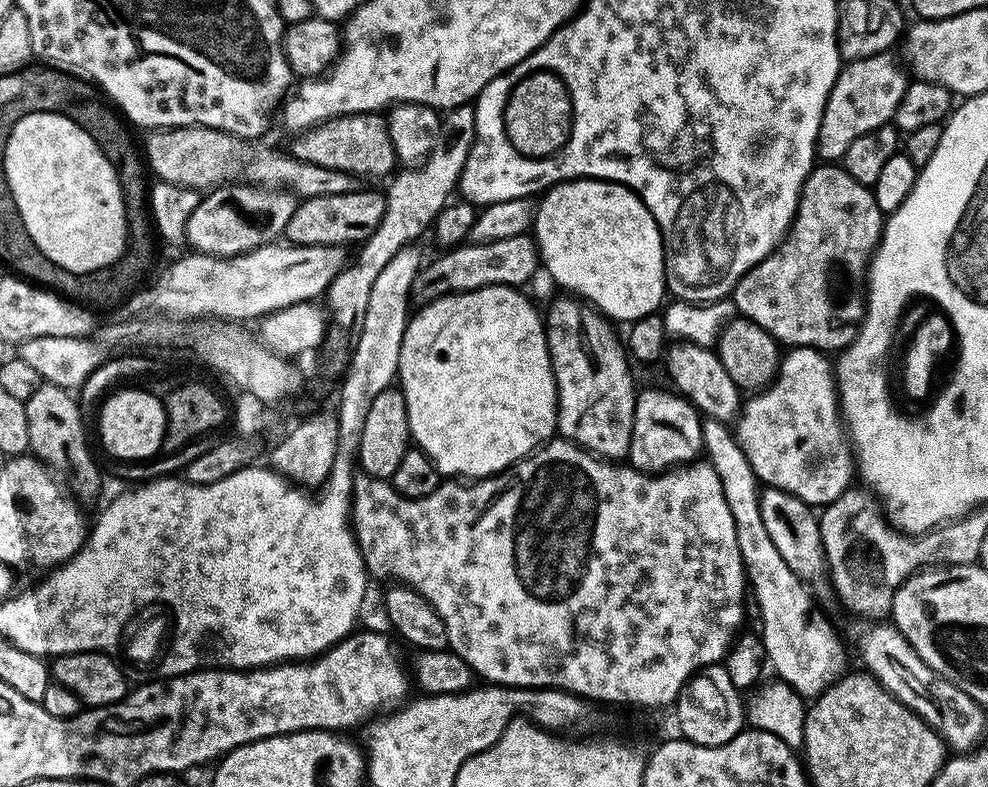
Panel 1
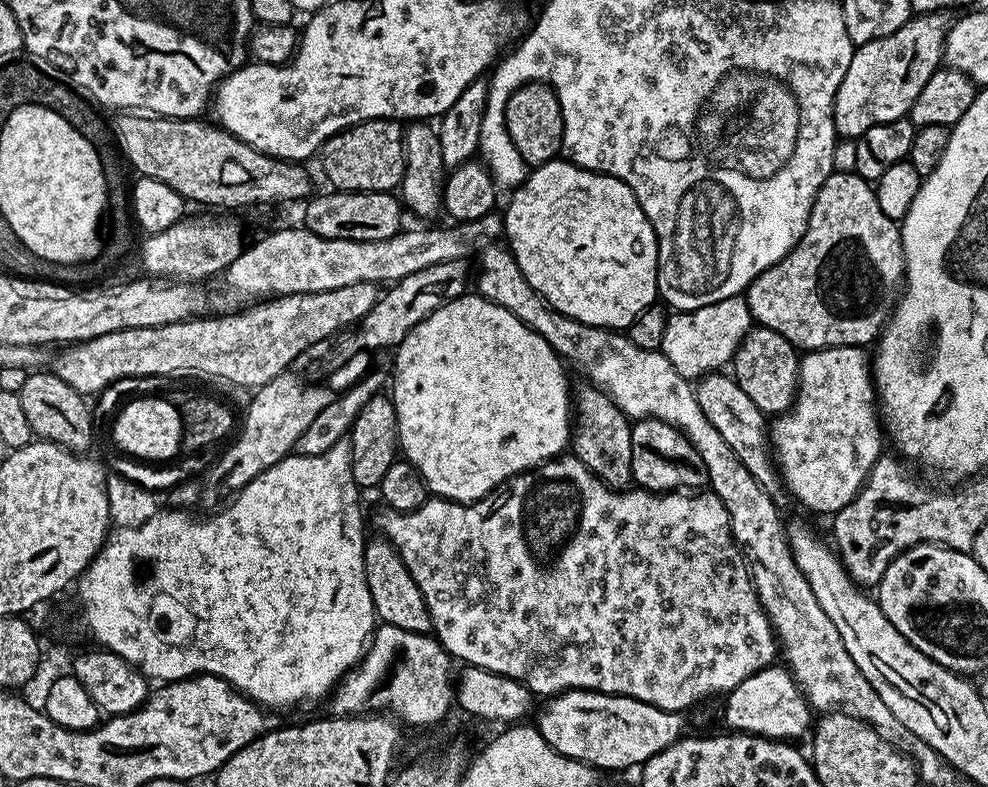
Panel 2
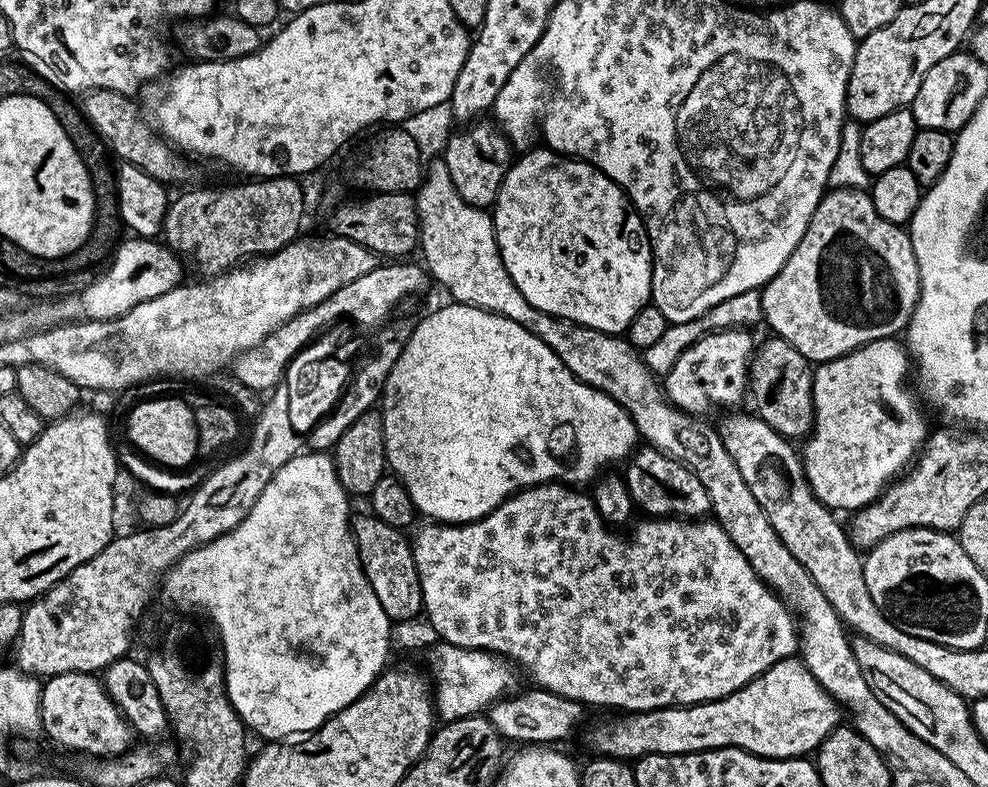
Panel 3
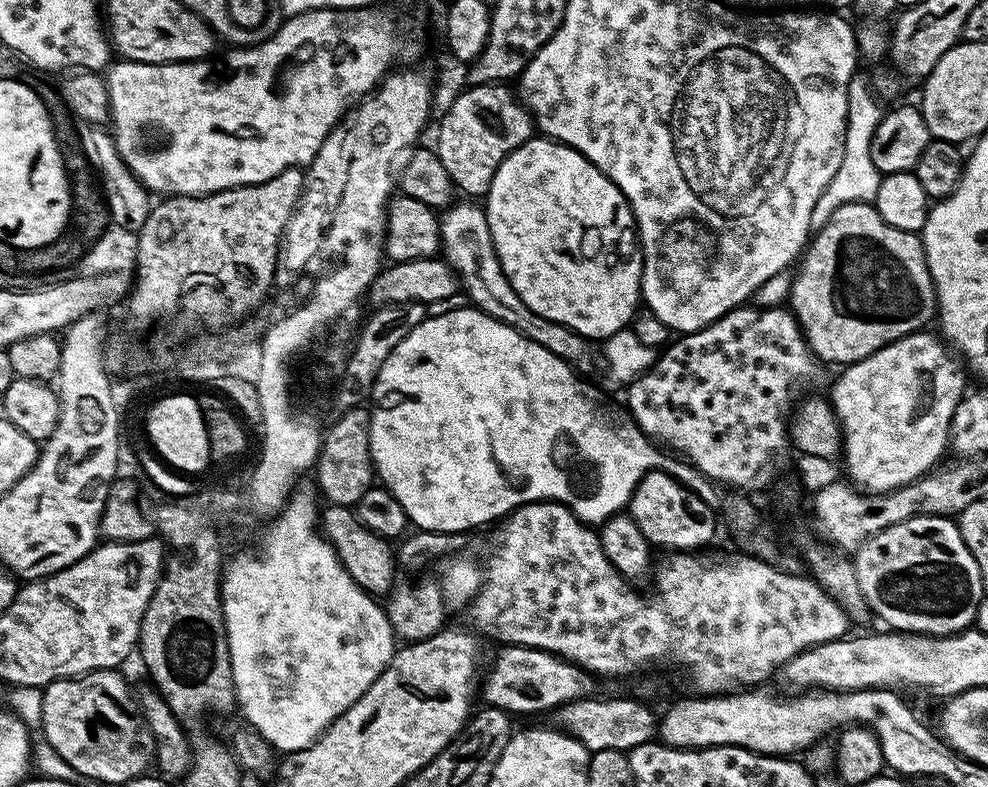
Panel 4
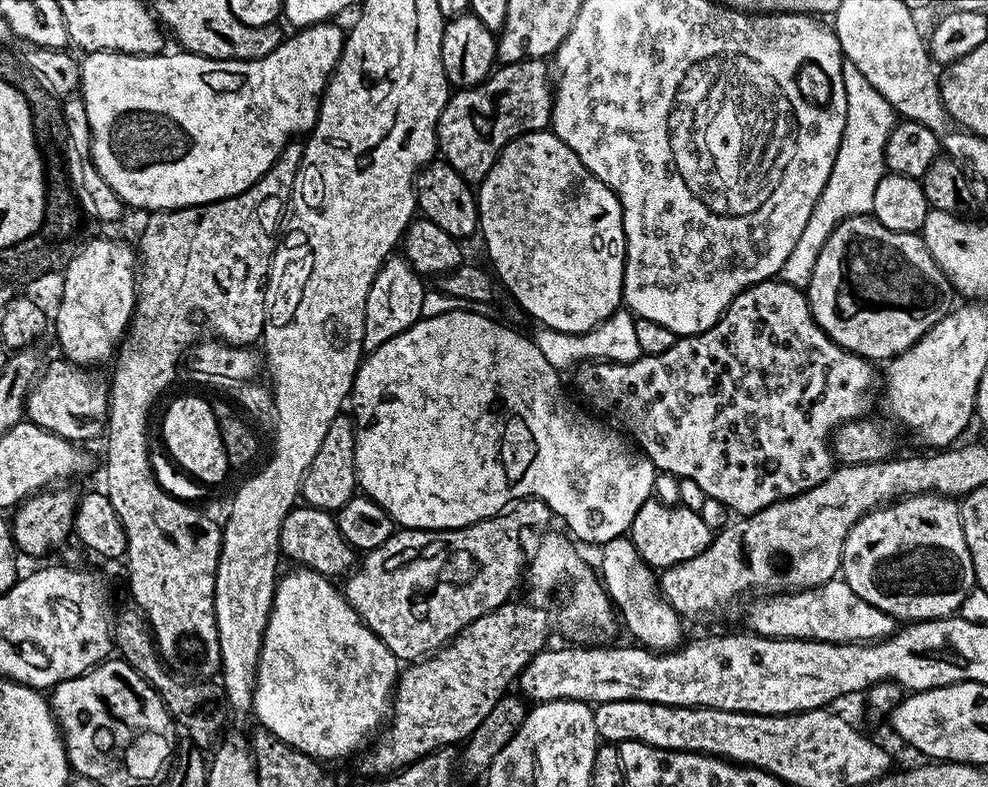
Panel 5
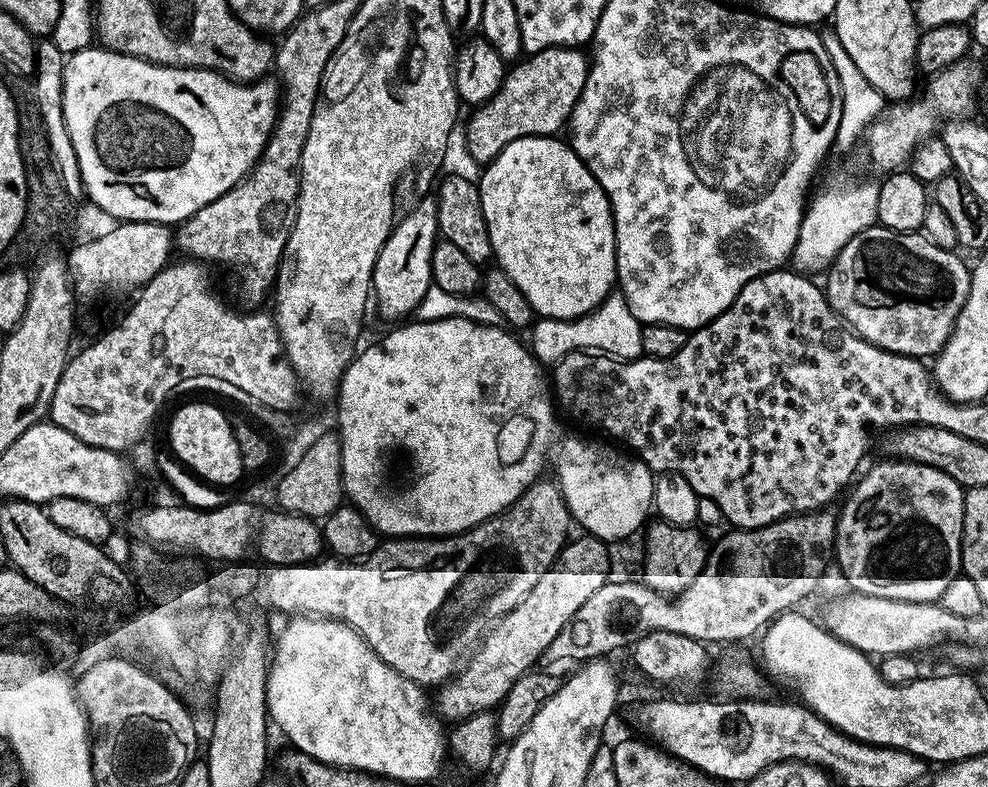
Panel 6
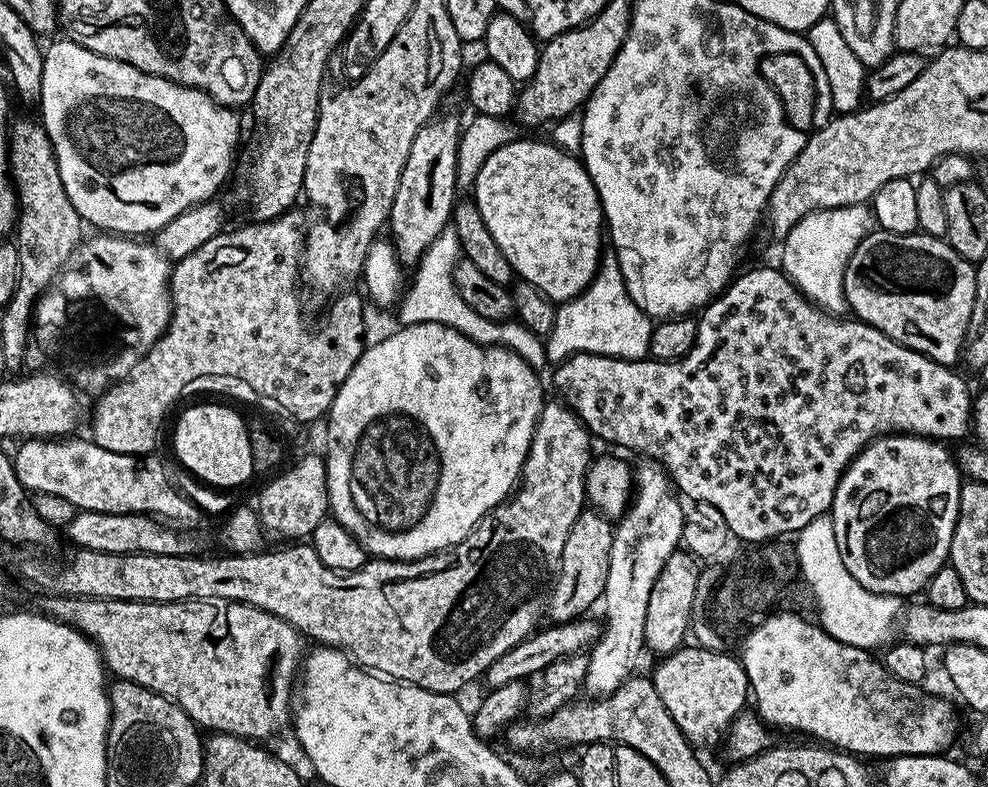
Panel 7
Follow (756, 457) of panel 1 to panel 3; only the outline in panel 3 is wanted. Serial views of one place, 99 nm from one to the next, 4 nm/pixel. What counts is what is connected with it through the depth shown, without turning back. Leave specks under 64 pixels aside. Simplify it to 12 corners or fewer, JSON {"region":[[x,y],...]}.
{"region":[[899,339],[816,364],[804,473],[859,510],[930,427]]}

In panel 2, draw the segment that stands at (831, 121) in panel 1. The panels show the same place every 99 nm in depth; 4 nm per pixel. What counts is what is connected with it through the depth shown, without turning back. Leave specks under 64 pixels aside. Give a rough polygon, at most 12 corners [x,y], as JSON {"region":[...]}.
{"region":[[947,11],[857,47],[837,137],[905,119],[941,67]]}

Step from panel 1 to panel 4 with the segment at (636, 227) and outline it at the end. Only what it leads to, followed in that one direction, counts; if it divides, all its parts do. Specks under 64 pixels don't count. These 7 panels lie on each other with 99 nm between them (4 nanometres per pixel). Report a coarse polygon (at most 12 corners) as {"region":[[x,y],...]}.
{"region":[[527,140],[486,211],[534,314],[603,342],[644,265],[622,190]]}

